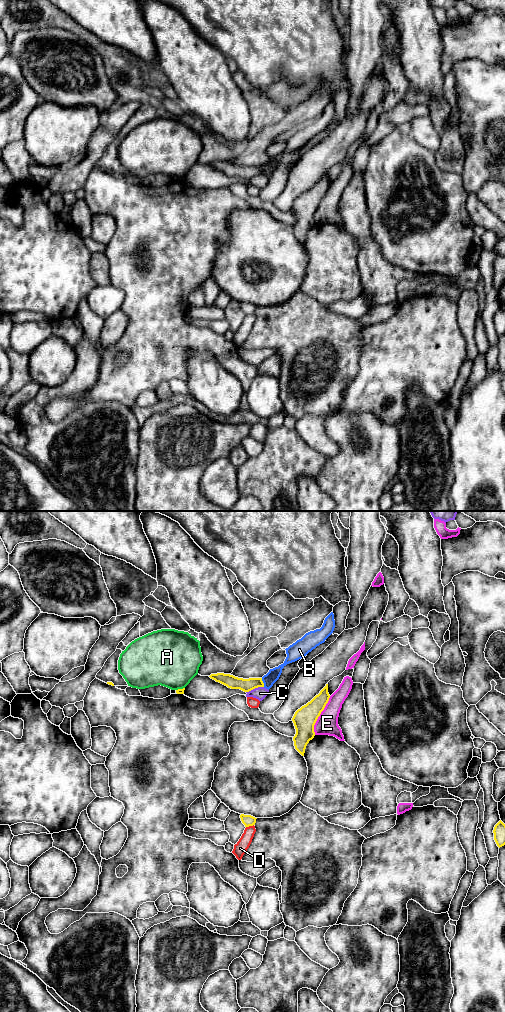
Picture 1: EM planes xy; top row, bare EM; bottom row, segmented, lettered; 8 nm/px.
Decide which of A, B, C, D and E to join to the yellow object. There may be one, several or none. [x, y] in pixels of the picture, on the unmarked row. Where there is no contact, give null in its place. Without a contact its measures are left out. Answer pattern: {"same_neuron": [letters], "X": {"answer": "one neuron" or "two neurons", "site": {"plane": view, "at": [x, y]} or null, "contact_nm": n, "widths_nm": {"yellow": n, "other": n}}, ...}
{"same_neuron": [], "A": {"answer": "two neurons", "site": {"plane": "xy", "at": [180, 177]}, "contact_nm": 80, "widths_nm": {"yellow": 50, "other": 460}}, "B": {"answer": "two neurons", "site": {"plane": "xy", "at": [262, 170]}, "contact_nm": 80, "widths_nm": {"yellow": 110, "other": 100}}, "C": {"answer": "two neurons", "site": {"plane": "xy", "at": [254, 176]}, "contact_nm": 150, "widths_nm": {"yellow": 110, "other": 100}}, "D": {"answer": "two neurons", "site": {"plane": "xy", "at": [249, 313]}, "contact_nm": 70, "widths_nm": {"yellow": 90, "other": 100}}, "E": {"answer": "two neurons", "site": {"plane": "xy", "at": [319, 203]}, "contact_nm": 340, "widths_nm": {"yellow": 190, "other": 180}}}

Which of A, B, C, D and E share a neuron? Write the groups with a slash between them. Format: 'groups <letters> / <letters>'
groups A / B / C / D / E

